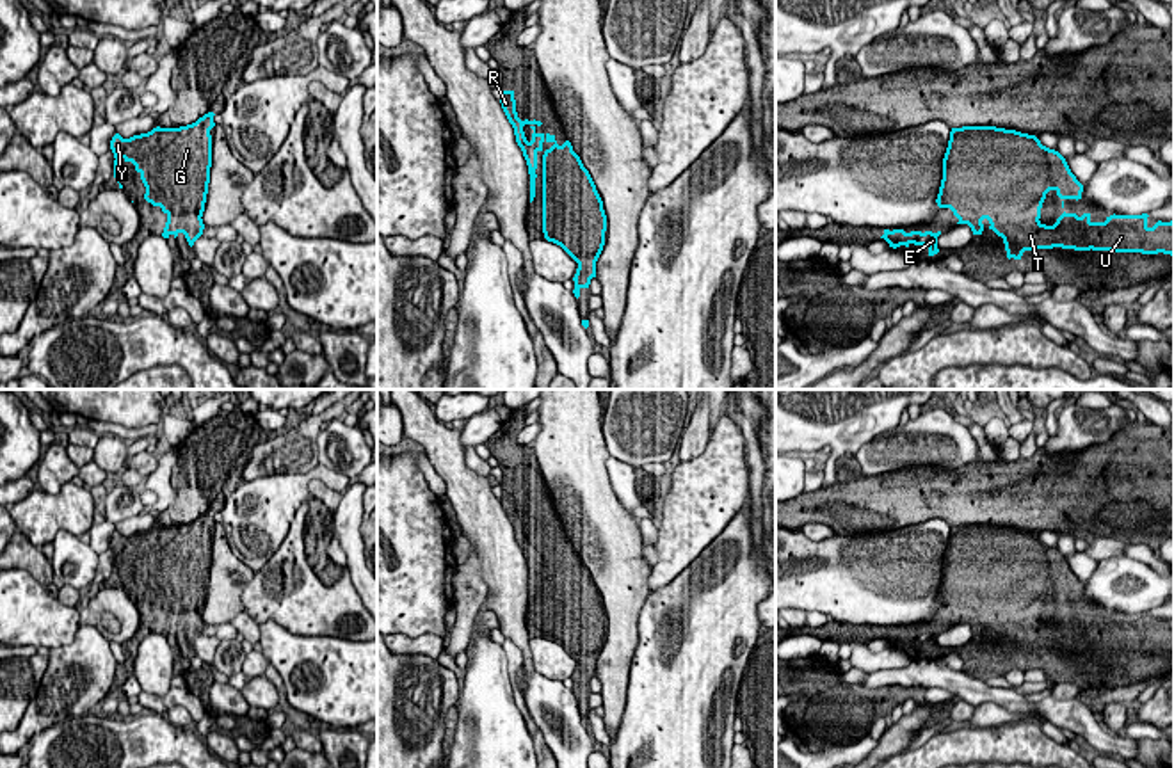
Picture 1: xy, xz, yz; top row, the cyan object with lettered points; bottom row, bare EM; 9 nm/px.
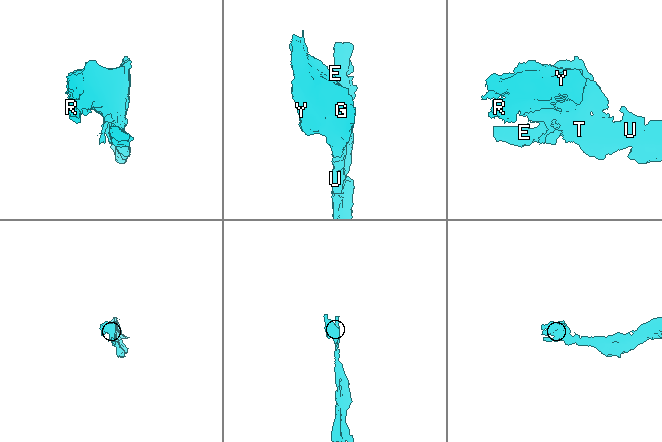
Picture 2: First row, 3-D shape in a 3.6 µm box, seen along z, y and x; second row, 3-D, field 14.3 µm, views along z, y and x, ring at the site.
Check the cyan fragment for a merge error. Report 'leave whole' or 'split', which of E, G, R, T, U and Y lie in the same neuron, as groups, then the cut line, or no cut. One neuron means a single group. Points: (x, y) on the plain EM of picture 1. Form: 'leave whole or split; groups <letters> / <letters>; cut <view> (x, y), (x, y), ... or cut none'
leave whole; groups E G R T U Y; cut none

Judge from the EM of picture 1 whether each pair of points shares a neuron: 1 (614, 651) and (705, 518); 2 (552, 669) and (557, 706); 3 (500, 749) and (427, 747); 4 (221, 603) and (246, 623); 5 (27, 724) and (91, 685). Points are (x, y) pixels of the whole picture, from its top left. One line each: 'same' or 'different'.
1: different
2: different
3: different
4: different
5: same

